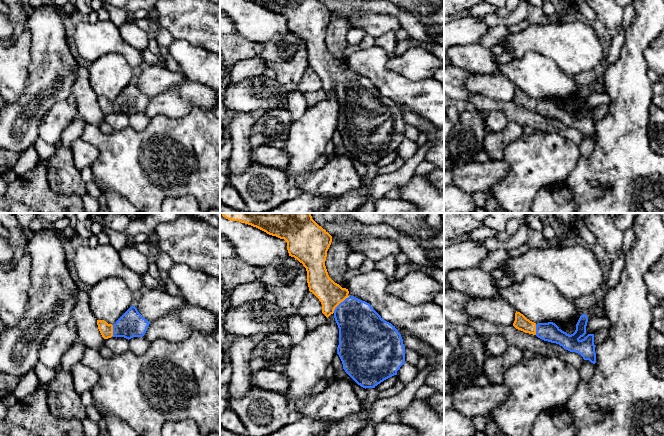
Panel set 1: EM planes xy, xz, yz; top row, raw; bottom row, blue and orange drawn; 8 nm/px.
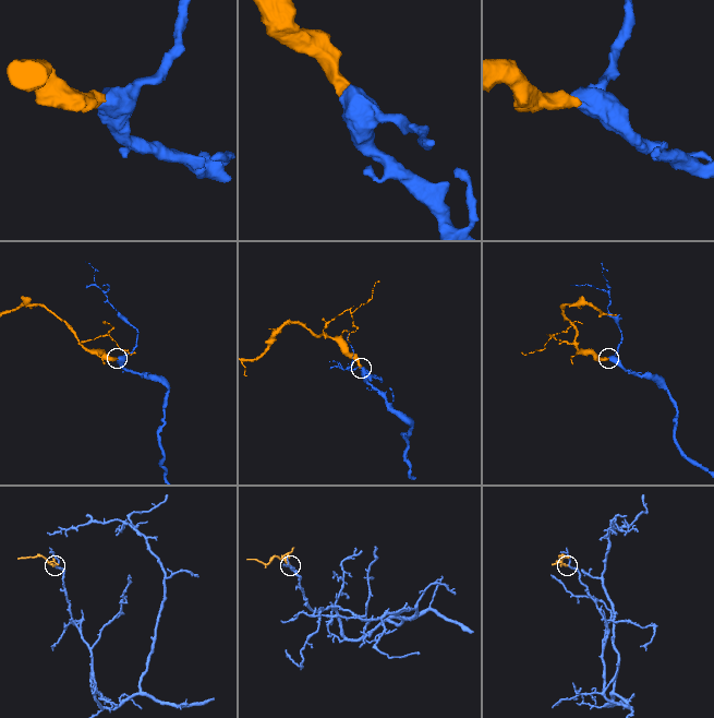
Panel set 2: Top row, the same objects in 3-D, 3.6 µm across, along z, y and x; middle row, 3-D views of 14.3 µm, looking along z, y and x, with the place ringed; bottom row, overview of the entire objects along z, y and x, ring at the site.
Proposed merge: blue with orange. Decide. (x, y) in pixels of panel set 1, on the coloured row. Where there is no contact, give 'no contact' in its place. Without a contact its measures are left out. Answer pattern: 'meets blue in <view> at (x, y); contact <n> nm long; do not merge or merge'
meets blue in xz at (339, 304); contact 180 nm long; merge

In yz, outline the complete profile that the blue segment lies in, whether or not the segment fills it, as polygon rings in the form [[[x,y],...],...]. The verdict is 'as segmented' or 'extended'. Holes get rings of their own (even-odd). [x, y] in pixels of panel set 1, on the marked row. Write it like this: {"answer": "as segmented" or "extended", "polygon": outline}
{"answer": "extended", "polygon": [[[520,312],[515,313],[515,321],[513,326],[525,333],[536,335],[538,338],[556,343],[570,352],[580,354],[584,360],[596,363],[596,353],[594,345],[594,334],[588,334],[584,339],[580,339],[586,334],[586,326],[588,317],[582,314],[576,324],[576,330],[569,335],[562,331],[555,323],[534,323],[527,319]]]}

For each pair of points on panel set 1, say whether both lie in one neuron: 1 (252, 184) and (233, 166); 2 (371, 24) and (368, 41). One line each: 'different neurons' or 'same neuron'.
1: different neurons
2: different neurons

